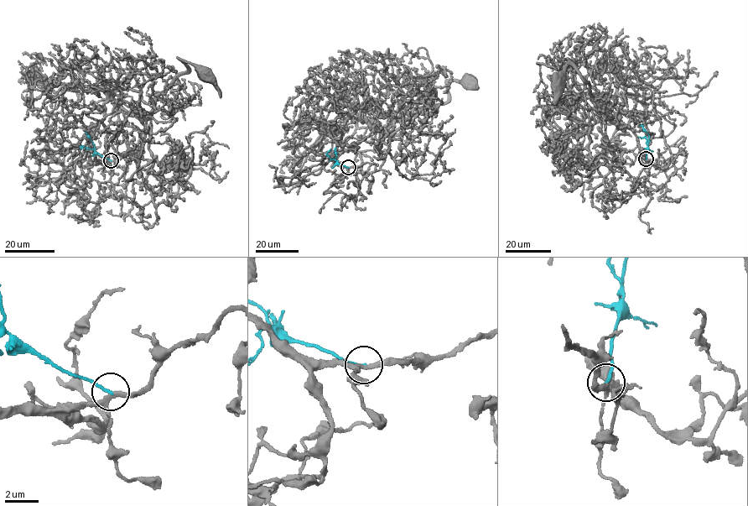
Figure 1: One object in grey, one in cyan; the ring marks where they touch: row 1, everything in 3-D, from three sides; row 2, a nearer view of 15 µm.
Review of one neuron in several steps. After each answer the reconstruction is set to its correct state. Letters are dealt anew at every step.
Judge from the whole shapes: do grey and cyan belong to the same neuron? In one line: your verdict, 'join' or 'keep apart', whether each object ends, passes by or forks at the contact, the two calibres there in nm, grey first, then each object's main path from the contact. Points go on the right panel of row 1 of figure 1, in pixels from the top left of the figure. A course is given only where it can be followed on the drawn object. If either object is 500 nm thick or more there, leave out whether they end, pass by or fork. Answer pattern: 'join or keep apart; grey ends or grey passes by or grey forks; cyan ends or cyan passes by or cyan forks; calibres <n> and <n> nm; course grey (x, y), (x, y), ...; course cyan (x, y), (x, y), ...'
keep apart; grey forks; cyan ends; calibres 220 and 170 nm; course grey (646, 159), (635, 132), (609, 112), (620, 96), (619, 116), (613, 121), (572, 65), (568, 65), (557, 80); course cyan (646, 159), (649, 137), (639, 125)

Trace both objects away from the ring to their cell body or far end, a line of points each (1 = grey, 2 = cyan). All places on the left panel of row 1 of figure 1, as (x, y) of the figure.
1: (111, 160), (89, 159), (87, 133), (105, 103), (145, 119), (187, 70), (181, 60), (207, 75)
2: (111, 160), (95, 151), (89, 135), (86, 133)

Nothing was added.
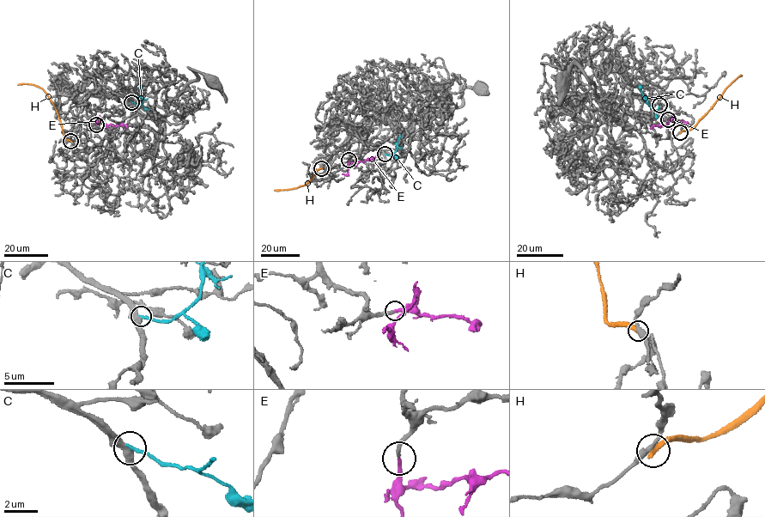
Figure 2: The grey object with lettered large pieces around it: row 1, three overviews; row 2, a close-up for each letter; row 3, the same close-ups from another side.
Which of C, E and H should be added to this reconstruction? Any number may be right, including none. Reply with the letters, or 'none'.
E

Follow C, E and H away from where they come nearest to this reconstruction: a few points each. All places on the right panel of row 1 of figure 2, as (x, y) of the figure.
C: (659, 106), (656, 110), (651, 106), (639, 86)
E: (669, 119), (673, 116), (664, 126), (653, 125), (650, 129)
H: (680, 132), (690, 130), (735, 79), (742, 76)

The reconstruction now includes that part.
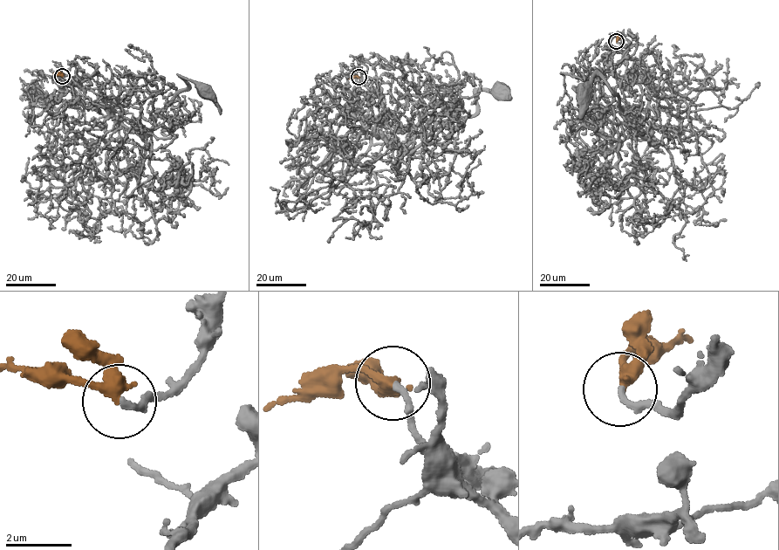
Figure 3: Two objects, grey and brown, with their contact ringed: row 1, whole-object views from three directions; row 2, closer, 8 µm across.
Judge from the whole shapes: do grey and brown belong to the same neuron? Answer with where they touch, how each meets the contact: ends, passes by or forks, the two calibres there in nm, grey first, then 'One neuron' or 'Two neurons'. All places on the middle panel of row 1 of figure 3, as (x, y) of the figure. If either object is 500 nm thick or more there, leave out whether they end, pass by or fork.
Place: (358, 77). At the ring grey ends. At the ring brown passes by. Thickness 190 nm (grey) against 340 nm. One neuron

